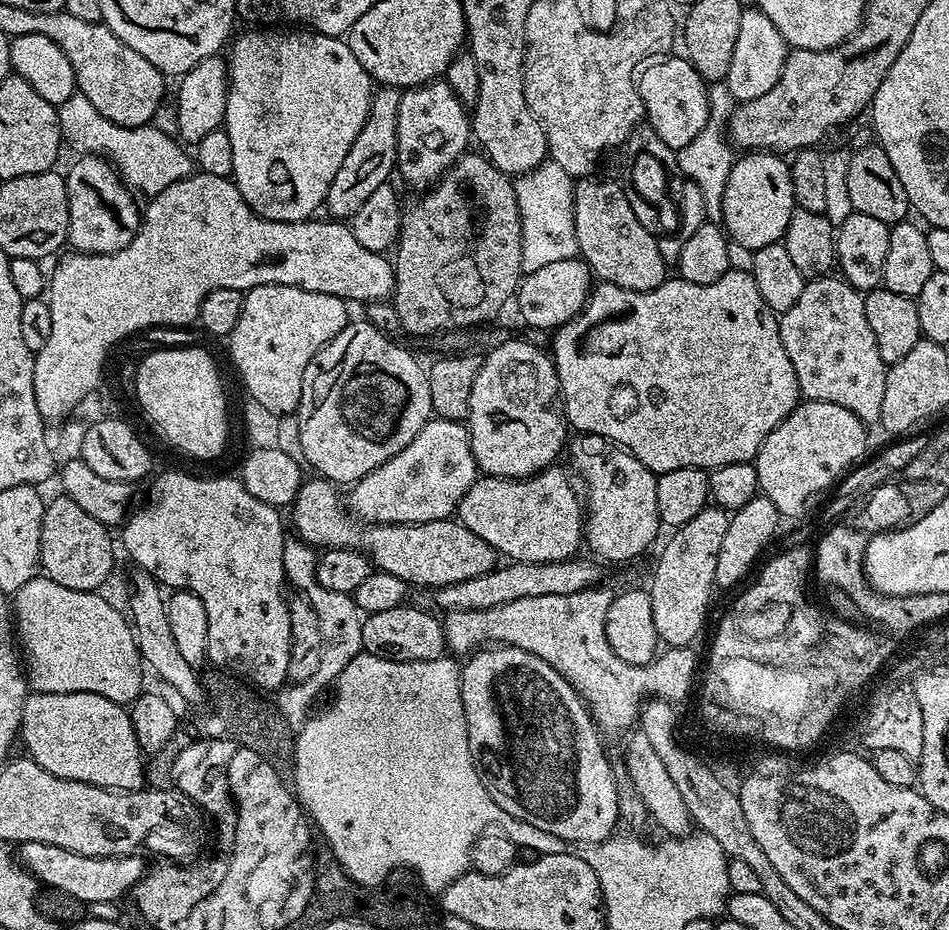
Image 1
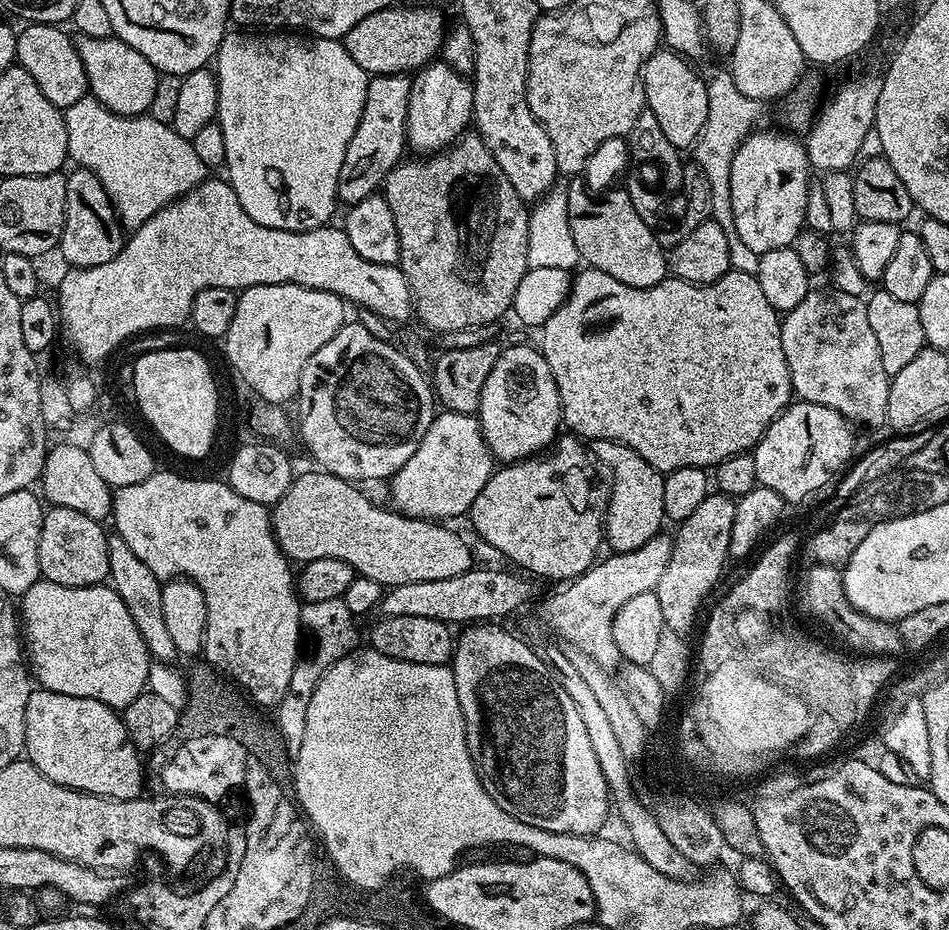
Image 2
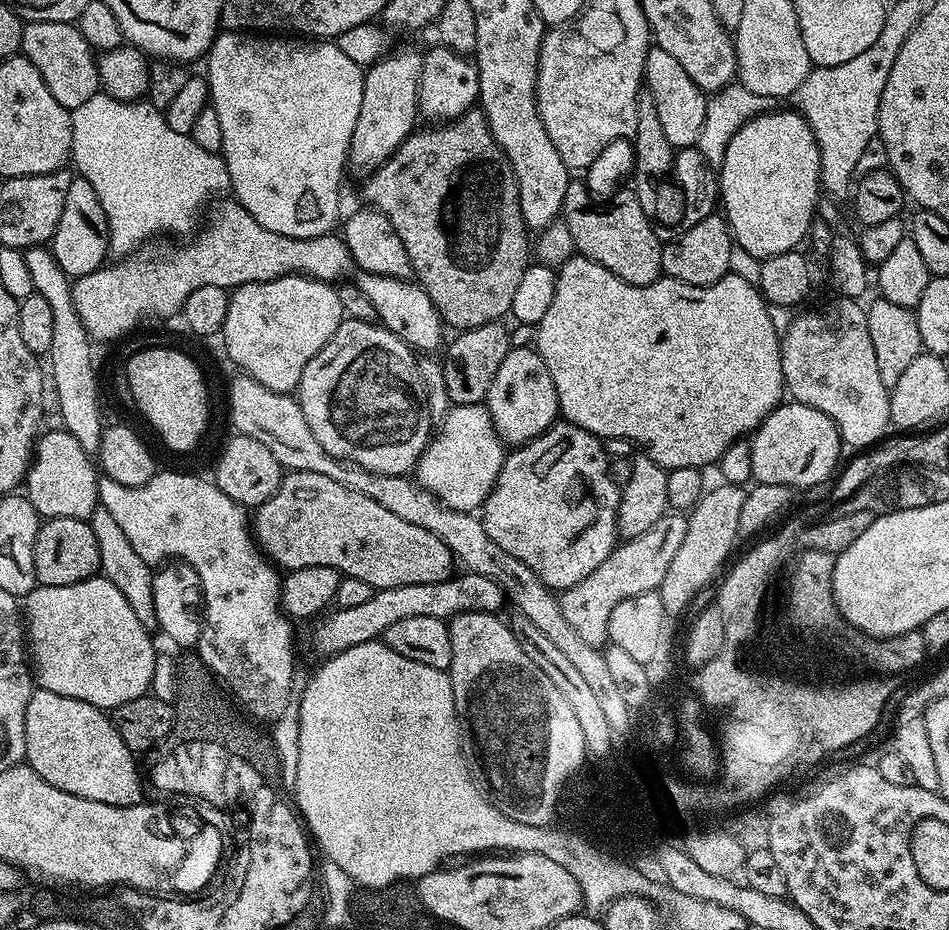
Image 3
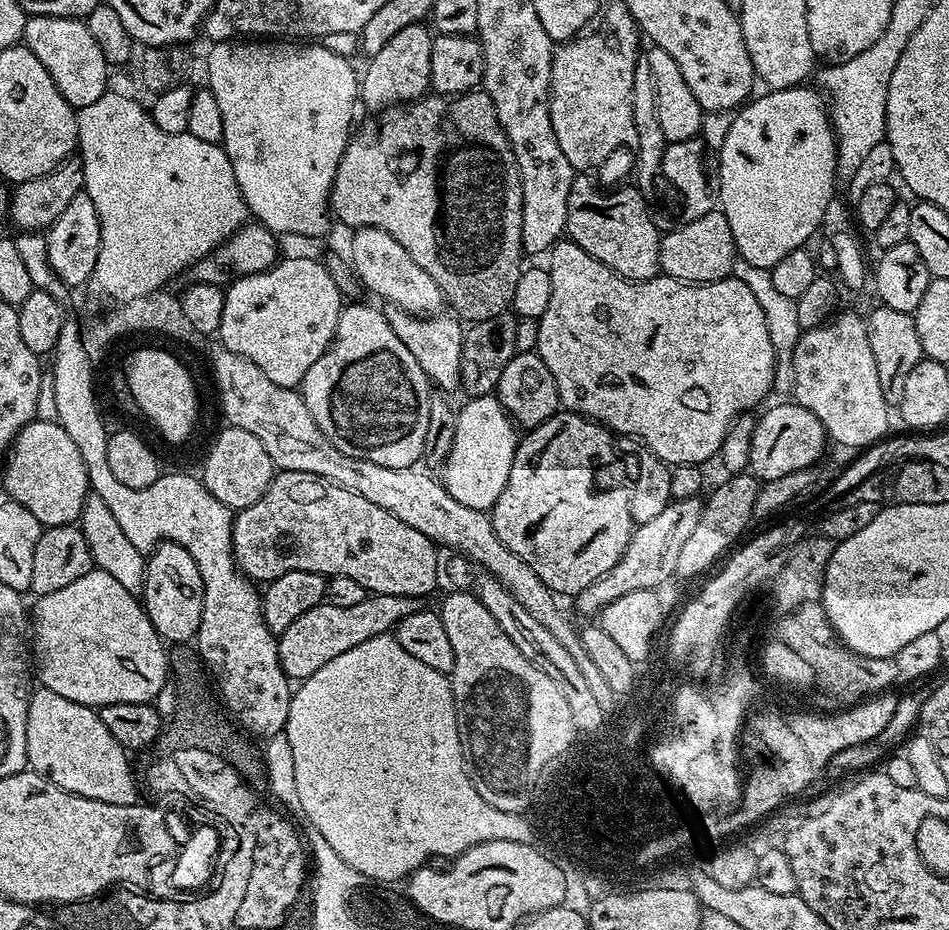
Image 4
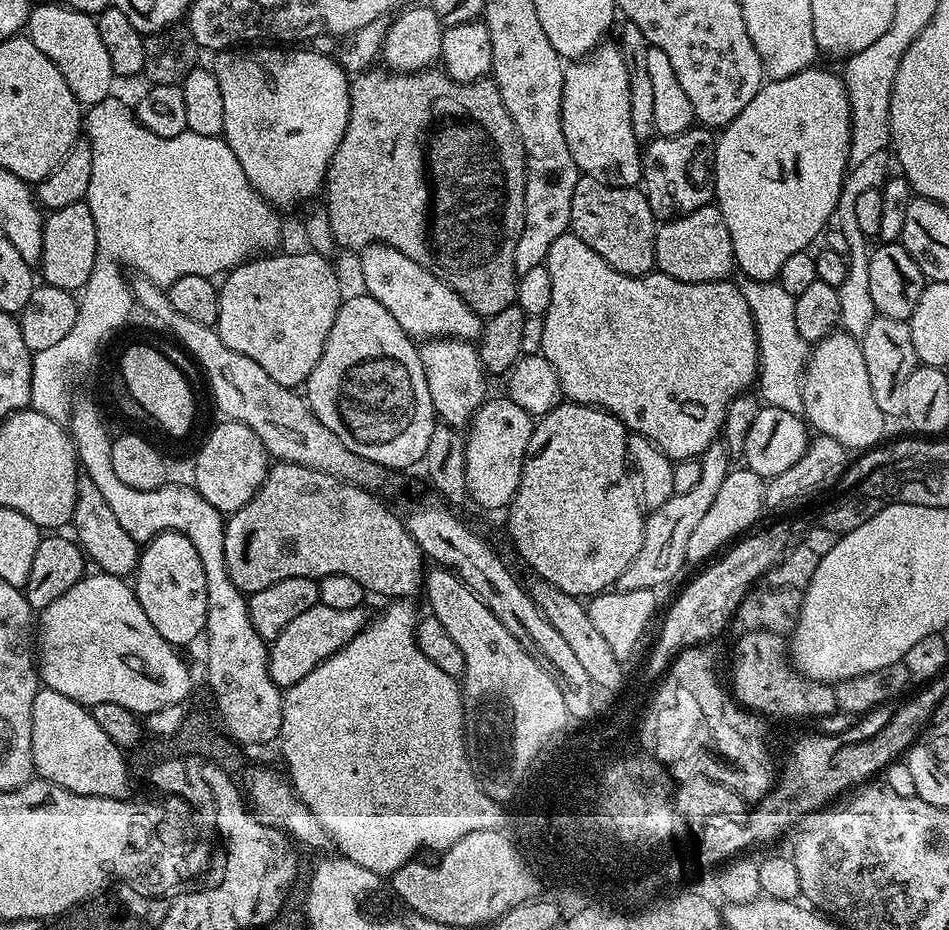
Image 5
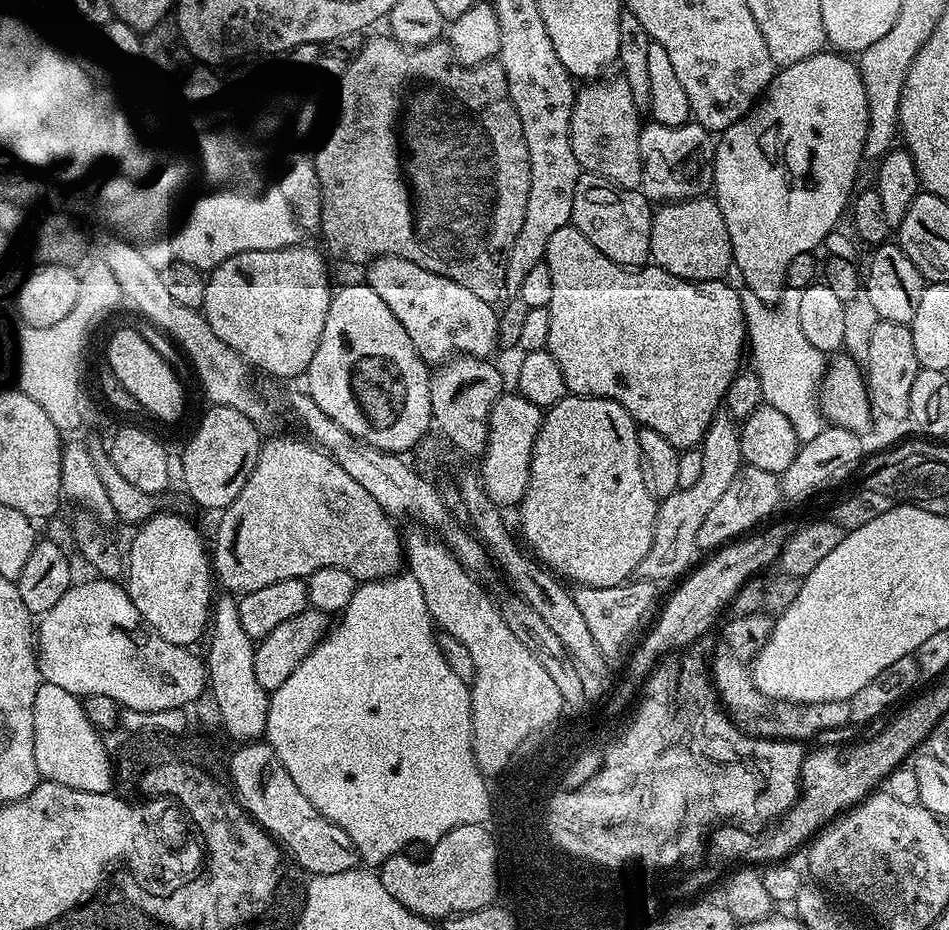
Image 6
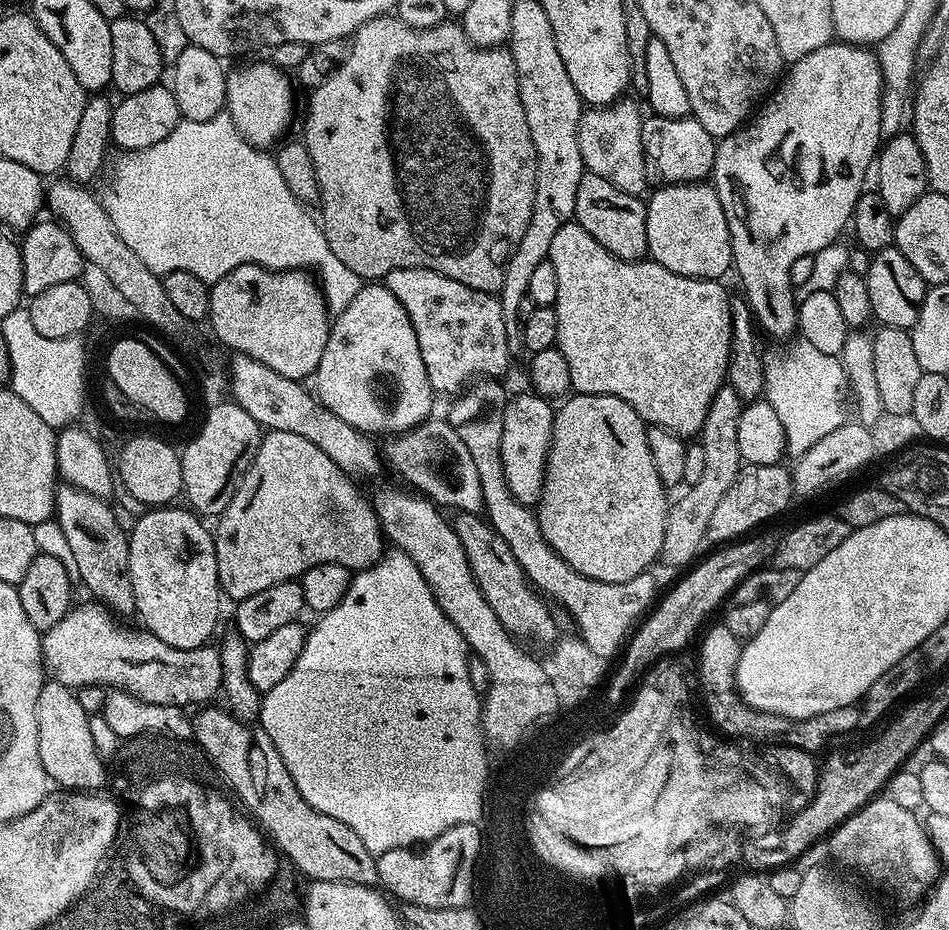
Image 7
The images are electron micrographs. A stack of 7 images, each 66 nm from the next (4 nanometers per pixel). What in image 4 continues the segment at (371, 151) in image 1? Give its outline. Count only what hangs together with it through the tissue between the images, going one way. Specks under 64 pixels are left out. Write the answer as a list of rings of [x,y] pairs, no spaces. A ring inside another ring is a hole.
[[[419,23],[398,30],[398,34],[394,34],[394,38],[390,38],[390,42],[386,42],[386,46],[367,61],[368,69],[358,80],[358,100],[373,114],[418,100],[429,91],[433,33],[424,27],[423,23]]]

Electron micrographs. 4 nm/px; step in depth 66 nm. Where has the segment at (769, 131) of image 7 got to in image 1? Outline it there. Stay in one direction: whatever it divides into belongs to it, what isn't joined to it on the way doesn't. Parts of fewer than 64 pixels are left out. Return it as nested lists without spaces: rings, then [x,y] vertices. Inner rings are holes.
[[[755,150],[740,157],[732,165],[724,197],[720,199],[719,211],[724,212],[723,227],[735,243],[753,250],[779,244],[784,239],[786,226],[790,226],[792,213],[798,208],[789,161],[780,154]]]

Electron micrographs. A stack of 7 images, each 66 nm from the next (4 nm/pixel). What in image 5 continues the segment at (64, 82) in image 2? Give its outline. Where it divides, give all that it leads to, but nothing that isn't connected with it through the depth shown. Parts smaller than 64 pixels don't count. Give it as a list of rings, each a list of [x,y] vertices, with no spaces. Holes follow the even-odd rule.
[[[64,2],[40,4],[37,8],[35,5],[28,13],[26,34],[30,42],[34,42],[34,46],[38,46],[38,50],[42,50],[54,66],[58,66],[62,78],[66,78],[66,86],[70,86],[79,104],[91,106],[113,95],[114,73],[110,66],[110,54],[106,46],[102,46],[102,34],[98,34],[93,17],[69,8]]]

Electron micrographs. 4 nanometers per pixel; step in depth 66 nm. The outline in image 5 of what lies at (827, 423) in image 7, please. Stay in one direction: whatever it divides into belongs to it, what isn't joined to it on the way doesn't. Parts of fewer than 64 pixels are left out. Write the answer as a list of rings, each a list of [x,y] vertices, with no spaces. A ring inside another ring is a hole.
[[[741,275],[739,279],[738,287],[752,311],[760,343],[759,395],[765,405],[797,414],[803,413],[800,380],[804,377],[810,344],[799,334],[794,320],[796,297],[788,294],[778,282],[752,280],[745,275]]]

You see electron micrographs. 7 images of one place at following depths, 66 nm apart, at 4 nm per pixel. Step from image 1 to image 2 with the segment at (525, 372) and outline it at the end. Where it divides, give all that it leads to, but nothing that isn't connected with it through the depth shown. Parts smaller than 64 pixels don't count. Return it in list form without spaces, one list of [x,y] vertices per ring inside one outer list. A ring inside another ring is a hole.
[[[516,344],[499,353],[482,386],[478,419],[486,446],[500,462],[535,456],[556,439],[562,428],[560,395],[539,347]]]

